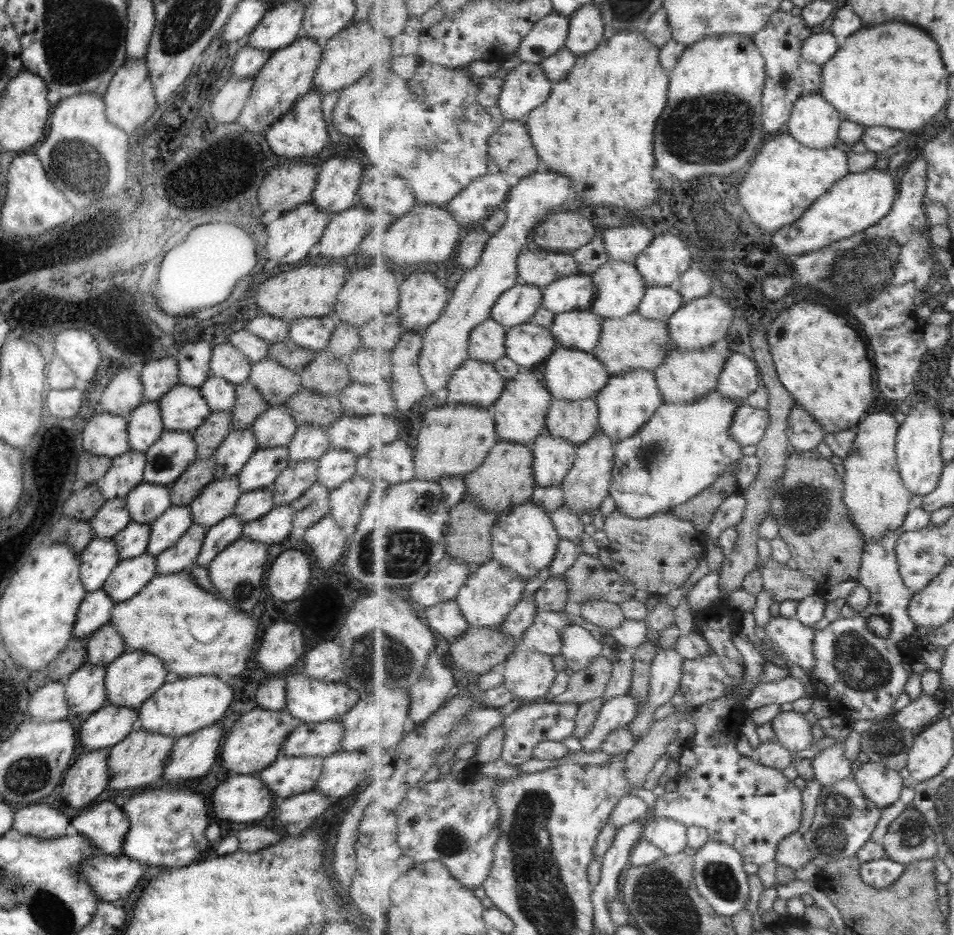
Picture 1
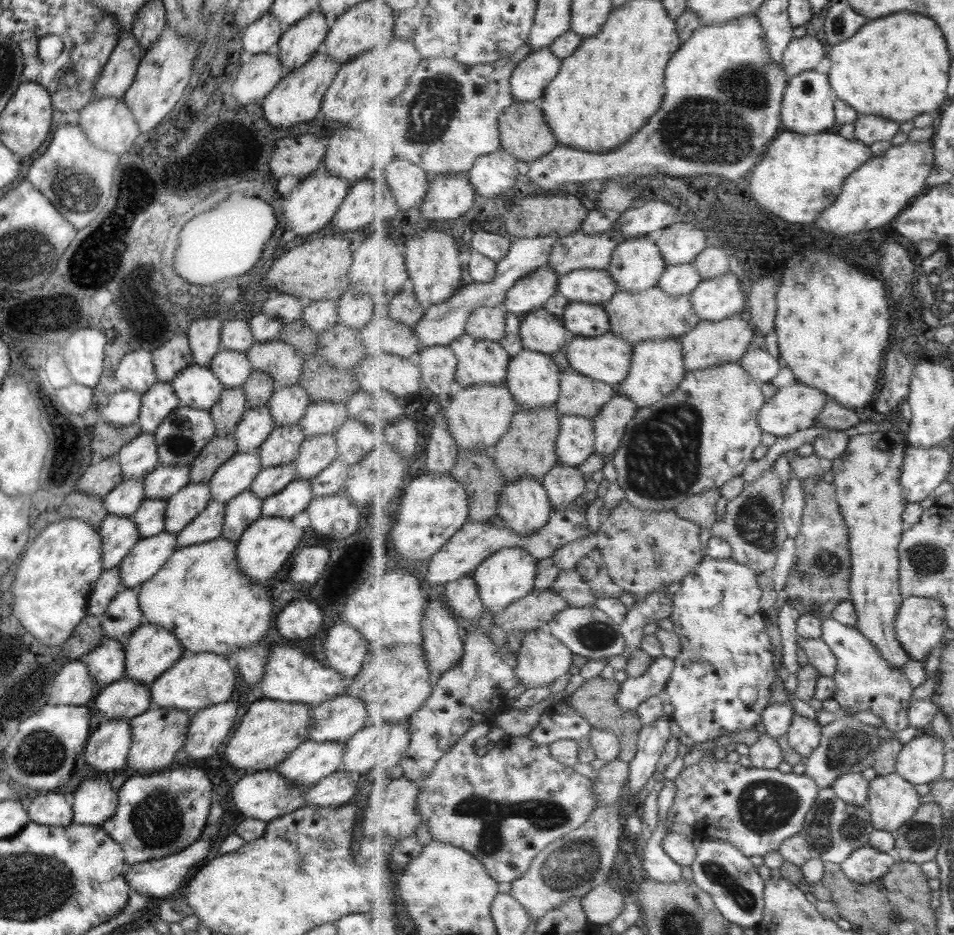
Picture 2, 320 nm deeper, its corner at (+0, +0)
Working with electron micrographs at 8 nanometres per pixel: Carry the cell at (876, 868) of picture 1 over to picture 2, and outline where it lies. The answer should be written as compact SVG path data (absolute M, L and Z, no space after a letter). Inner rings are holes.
M867 844L842 862L842 869L855 882L871 883L881 880L898 860L896 853L880 851Z

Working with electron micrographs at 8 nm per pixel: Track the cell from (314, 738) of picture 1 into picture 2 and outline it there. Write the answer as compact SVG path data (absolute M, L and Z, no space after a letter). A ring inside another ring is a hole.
M343 693L328 701L311 704L309 716L307 739L344 743L365 726L367 713L360 698Z

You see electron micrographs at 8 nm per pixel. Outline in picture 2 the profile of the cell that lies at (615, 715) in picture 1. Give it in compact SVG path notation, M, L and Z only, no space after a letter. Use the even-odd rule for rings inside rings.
M656 657L649 670L640 677L628 677L622 683L618 696L619 706L625 712L635 713L639 705L652 696L664 695L676 662L669 657Z

